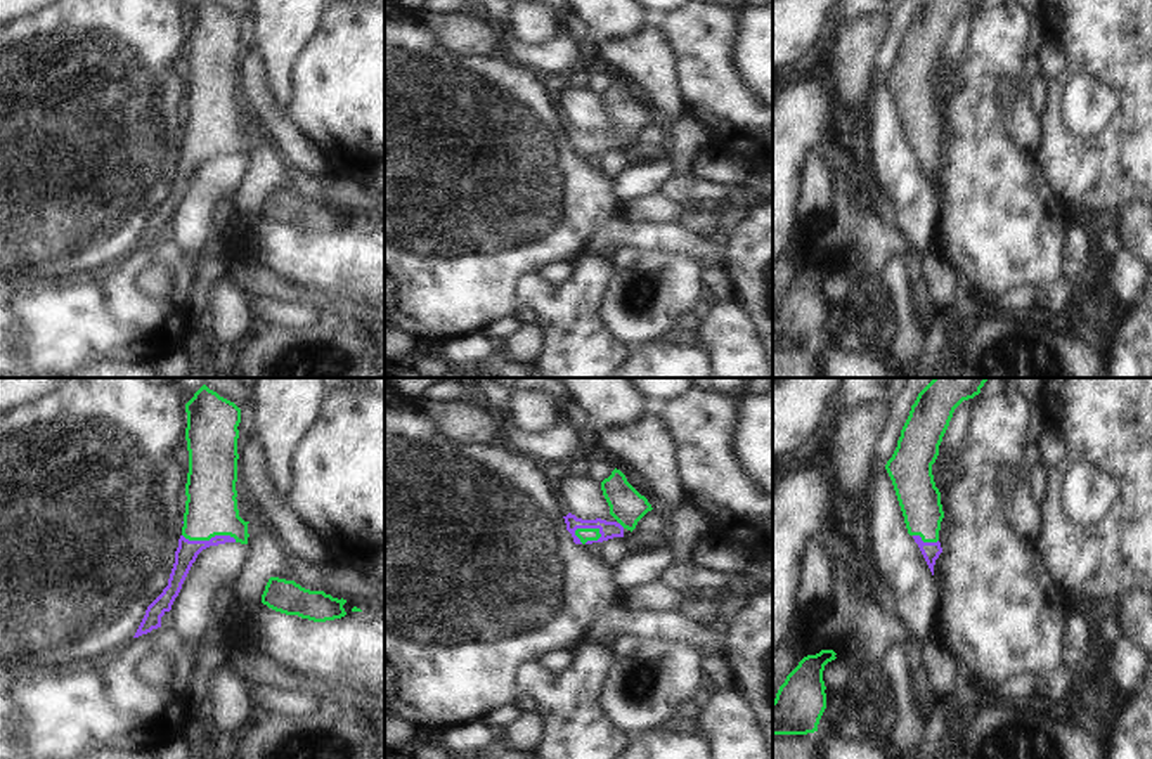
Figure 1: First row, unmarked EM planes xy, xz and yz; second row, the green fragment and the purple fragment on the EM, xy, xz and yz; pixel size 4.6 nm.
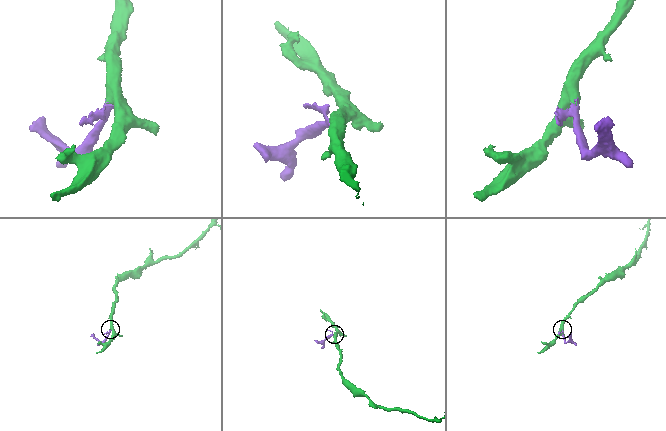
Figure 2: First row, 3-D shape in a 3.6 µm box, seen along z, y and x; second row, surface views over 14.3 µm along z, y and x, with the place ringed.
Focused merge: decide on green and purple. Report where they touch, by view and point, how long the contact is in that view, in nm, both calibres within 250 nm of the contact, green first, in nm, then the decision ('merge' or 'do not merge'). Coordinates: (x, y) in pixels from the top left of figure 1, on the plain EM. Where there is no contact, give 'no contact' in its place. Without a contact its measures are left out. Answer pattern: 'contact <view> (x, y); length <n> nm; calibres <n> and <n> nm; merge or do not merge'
contact xz (589, 141); length 140 nm; calibres 60 and 80 nm; merge

